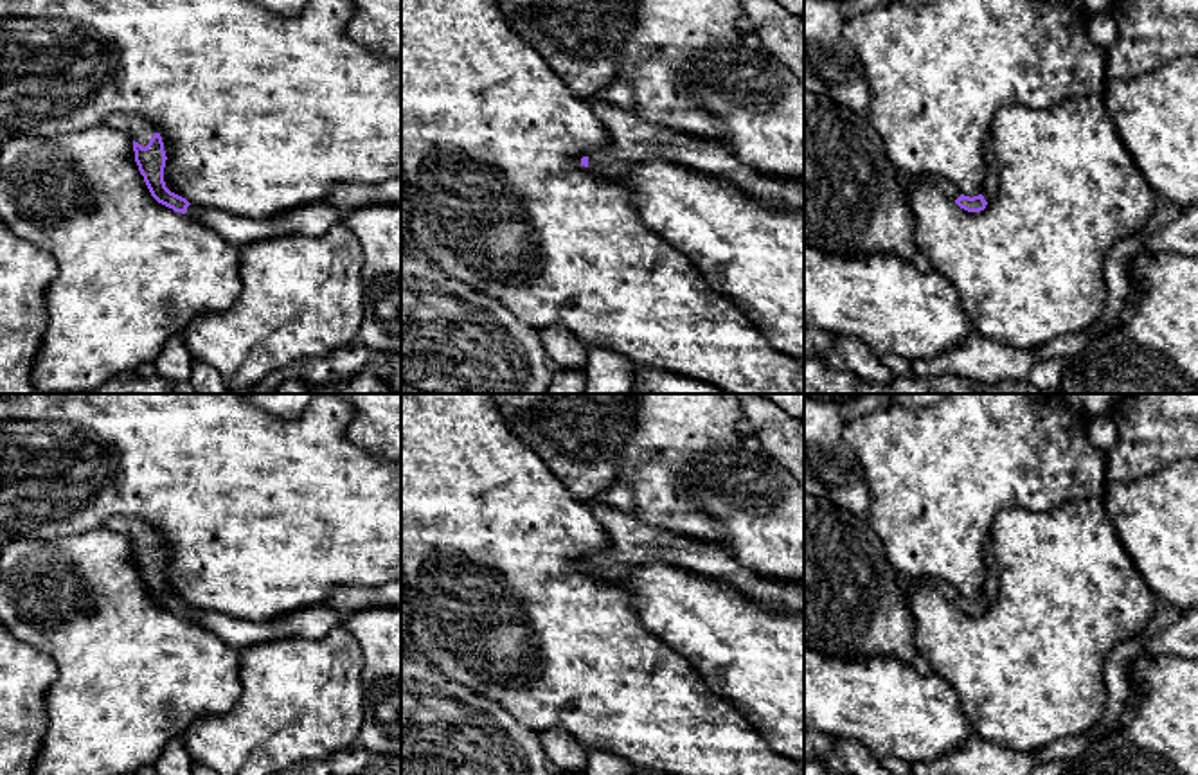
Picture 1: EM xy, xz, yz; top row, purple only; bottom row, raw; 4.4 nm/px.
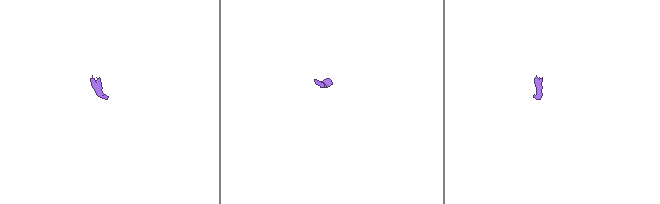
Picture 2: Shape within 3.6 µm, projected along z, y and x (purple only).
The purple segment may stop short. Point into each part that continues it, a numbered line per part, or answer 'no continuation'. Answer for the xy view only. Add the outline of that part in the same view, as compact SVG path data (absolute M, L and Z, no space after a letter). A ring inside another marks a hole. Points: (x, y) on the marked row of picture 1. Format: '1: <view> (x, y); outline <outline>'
1: xy (141, 130); outline M115 113L106 117L106 126L128 133L135 142L146 147L158 129L140 115L135 113Z
2: xy (313, 220); outline M401 176L378 185L338 183L326 200L272 218L243 218L200 205L189 205L185 214L210 225L223 239L243 248L284 234L318 237L354 207L367 205L401 205Z

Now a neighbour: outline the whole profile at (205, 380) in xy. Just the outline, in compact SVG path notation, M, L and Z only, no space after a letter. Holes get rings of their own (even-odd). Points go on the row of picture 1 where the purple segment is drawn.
M192 361L189 383L196 394L230 394L223 376L201 361Z

